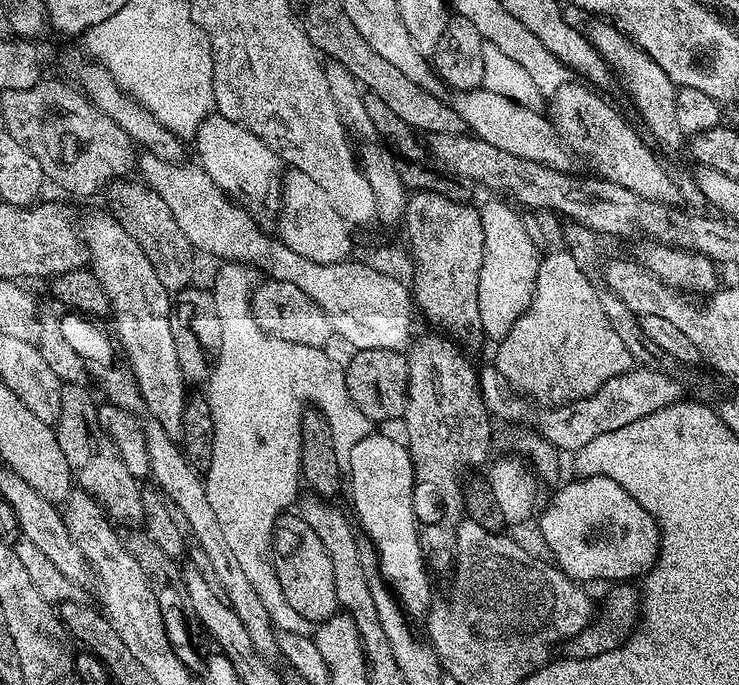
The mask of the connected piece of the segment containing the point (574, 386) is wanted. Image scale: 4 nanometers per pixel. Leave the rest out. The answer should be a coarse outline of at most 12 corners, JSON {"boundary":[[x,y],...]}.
{"boundary":[[566,250],[541,259],[494,366],[529,401],[586,398],[630,351]]}

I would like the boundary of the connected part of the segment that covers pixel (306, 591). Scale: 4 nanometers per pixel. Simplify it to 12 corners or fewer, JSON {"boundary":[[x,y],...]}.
{"boundary":[[299,515],[280,517],[272,565],[315,626],[337,614],[334,566]]}

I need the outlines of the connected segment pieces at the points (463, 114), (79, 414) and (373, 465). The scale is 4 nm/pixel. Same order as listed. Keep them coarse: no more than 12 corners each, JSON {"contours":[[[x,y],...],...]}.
{"contours":[[[457,93],[480,140],[572,172],[574,157],[541,111],[505,95]],[[83,383],[54,426],[72,479],[117,525],[143,525],[126,470]],[[407,443],[346,457],[352,508],[409,617],[433,603]]]}

